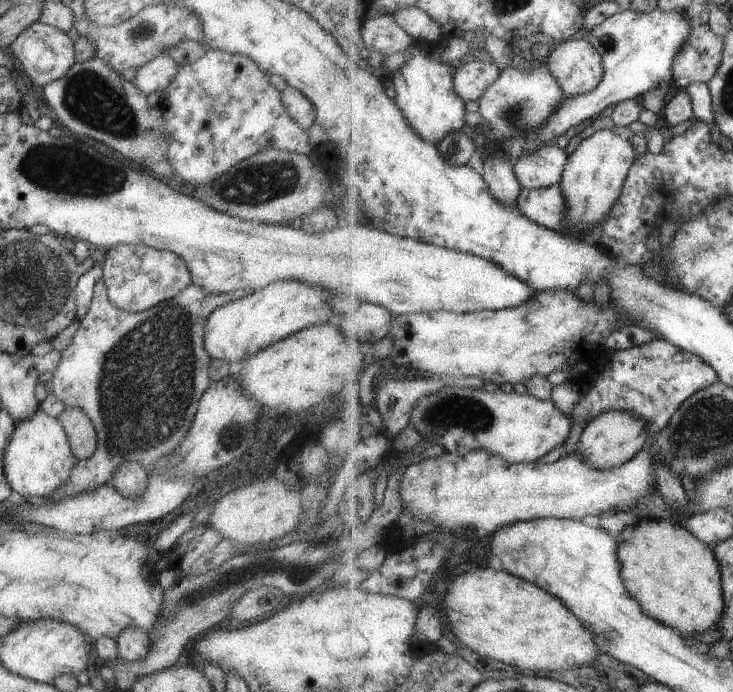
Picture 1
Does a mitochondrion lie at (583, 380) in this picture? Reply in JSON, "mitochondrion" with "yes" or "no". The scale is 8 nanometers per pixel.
{"mitochondrion":"no"}

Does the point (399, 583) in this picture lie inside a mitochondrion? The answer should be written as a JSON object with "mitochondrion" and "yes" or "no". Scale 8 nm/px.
{"mitochondrion":"no"}

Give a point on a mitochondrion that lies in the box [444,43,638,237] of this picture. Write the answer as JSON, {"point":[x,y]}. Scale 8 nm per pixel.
{"point":[513,114]}

